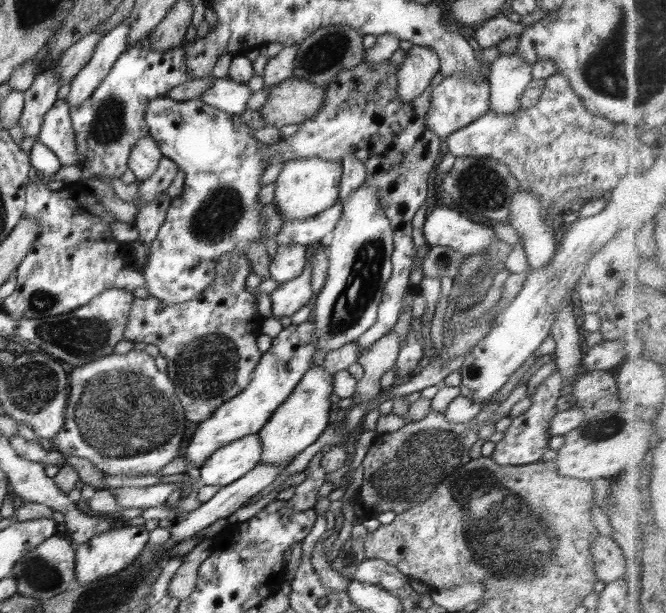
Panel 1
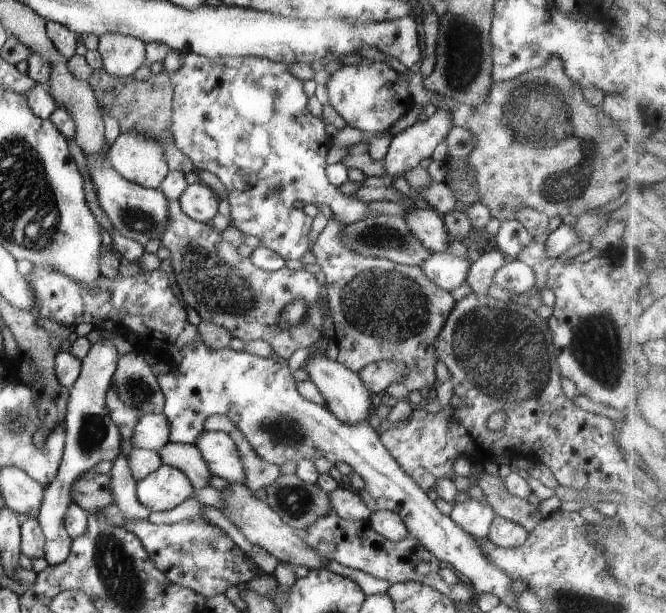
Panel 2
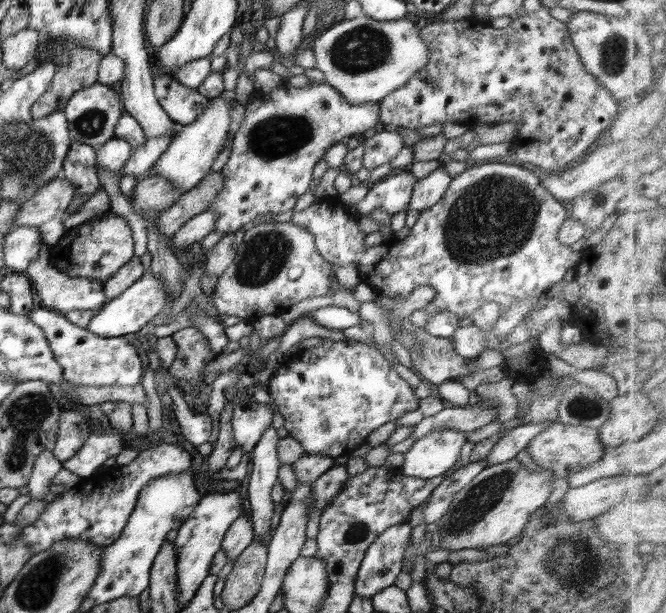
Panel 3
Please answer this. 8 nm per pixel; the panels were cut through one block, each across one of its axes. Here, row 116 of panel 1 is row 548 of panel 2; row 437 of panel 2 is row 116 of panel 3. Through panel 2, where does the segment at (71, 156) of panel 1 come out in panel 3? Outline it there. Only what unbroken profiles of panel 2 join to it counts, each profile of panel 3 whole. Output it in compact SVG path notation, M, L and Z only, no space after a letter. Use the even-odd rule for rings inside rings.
M97 83L76 92L64 108L71 140L98 148L113 140L116 124L124 113L121 96L104 84Z

